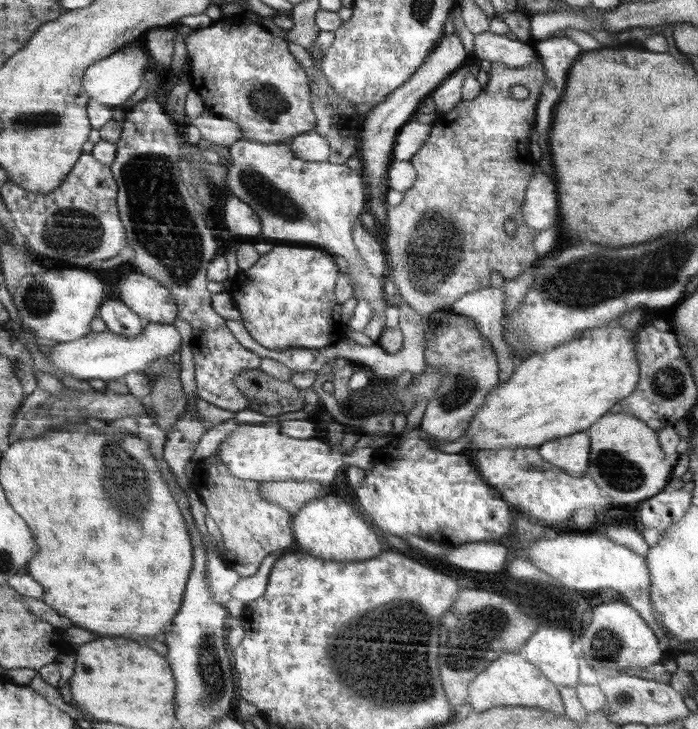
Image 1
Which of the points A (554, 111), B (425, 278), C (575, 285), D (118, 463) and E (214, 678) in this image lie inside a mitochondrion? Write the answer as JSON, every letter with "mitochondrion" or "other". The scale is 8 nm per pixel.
{"A":"other","B":"mitochondrion","C":"mitochondrion","D":"mitochondrion","E":"mitochondrion"}

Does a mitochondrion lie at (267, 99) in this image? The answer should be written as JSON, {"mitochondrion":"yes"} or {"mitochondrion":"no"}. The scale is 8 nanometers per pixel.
{"mitochondrion":"yes"}

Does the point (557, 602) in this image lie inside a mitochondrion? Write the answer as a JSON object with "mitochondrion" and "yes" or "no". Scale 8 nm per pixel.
{"mitochondrion":"no"}

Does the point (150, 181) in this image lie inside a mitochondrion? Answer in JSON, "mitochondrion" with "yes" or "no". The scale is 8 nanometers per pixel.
{"mitochondrion":"yes"}

